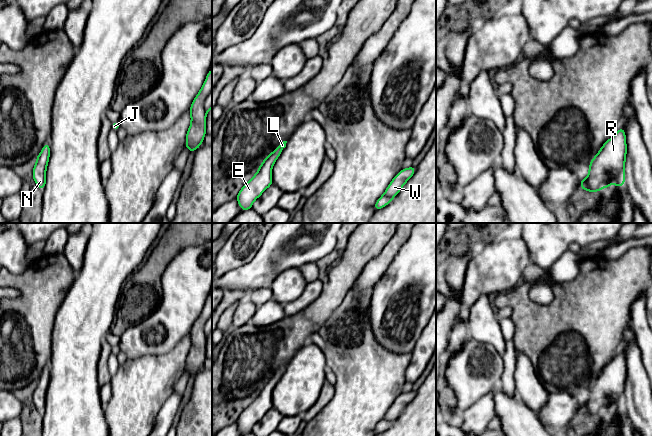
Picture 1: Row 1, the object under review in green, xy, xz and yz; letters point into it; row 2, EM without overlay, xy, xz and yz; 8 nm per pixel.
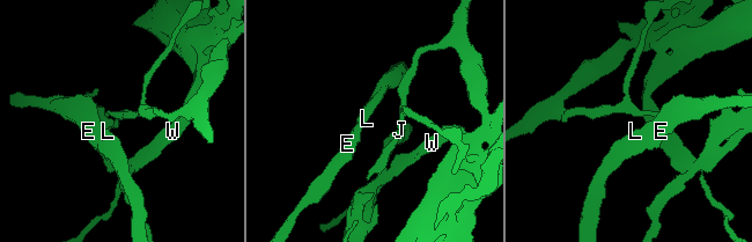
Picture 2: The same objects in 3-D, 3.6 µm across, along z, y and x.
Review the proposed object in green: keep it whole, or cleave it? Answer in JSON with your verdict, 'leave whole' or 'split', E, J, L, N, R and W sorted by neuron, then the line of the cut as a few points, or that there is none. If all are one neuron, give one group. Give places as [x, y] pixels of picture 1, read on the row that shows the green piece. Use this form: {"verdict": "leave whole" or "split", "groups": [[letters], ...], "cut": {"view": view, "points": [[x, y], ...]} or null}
{"verdict": "leave whole", "groups": [["E", "J", "L", "N", "R", "W"]], "cut": null}

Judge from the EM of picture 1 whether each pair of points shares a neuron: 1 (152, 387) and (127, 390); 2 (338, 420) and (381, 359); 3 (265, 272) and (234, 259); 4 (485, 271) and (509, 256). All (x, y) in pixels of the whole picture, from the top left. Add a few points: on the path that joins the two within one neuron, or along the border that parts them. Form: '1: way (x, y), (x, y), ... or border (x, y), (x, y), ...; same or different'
1: way (146, 387), (133, 390); same
2: way (353, 405), (363, 394), (368, 382), (368, 374); same
3: border (250, 260), (224, 274); different
4: way (491, 271), (495, 270), (503, 262); same

